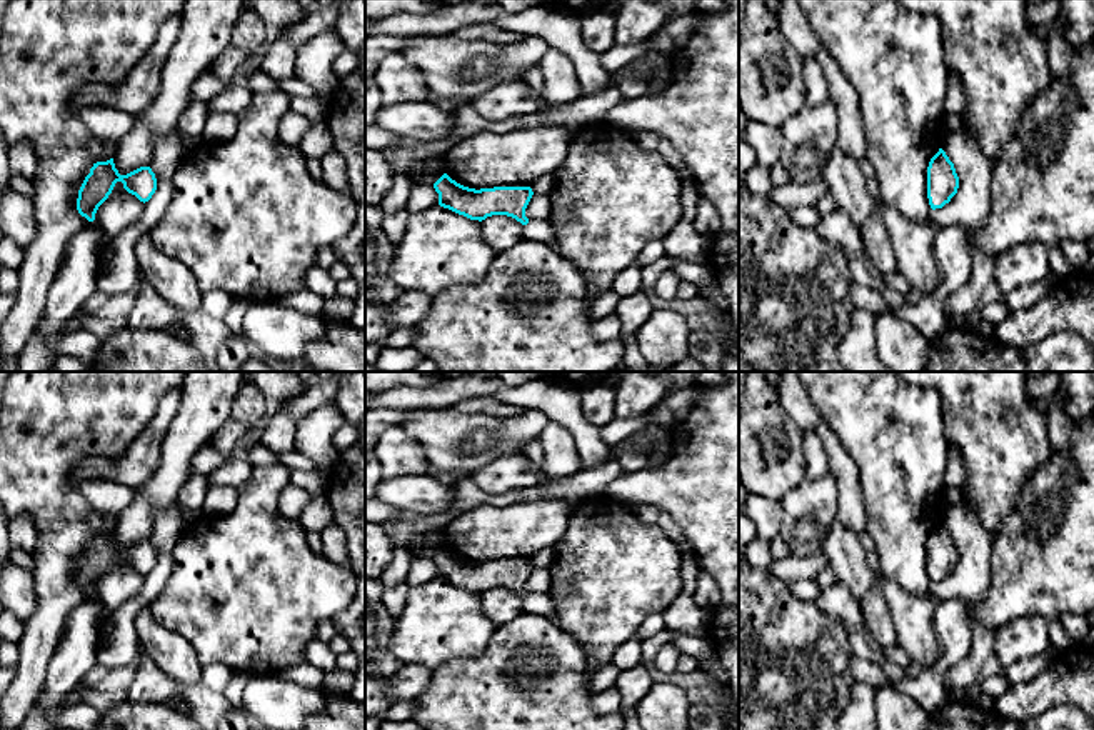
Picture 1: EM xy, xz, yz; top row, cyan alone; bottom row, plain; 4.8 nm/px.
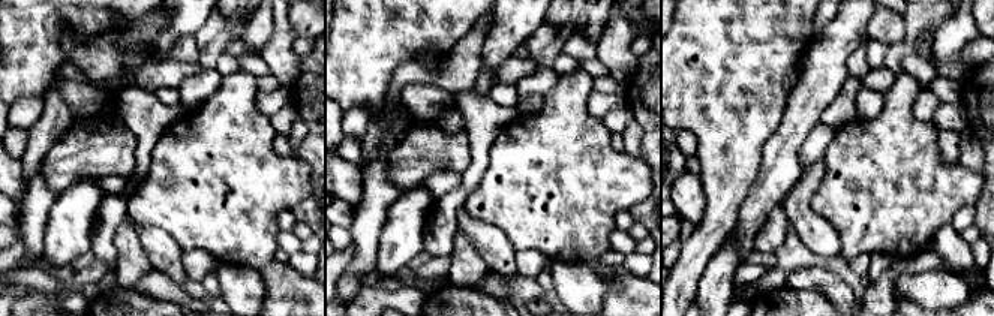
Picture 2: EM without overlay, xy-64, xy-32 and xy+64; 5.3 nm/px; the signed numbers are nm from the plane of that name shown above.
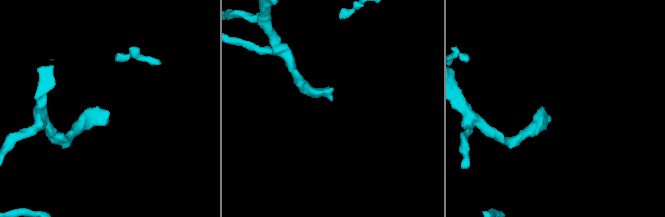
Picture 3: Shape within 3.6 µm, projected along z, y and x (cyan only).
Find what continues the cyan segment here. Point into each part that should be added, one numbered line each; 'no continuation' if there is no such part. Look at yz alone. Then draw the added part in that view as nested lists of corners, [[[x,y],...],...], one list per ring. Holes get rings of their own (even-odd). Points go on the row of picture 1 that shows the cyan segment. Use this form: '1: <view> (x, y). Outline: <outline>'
no continuation

